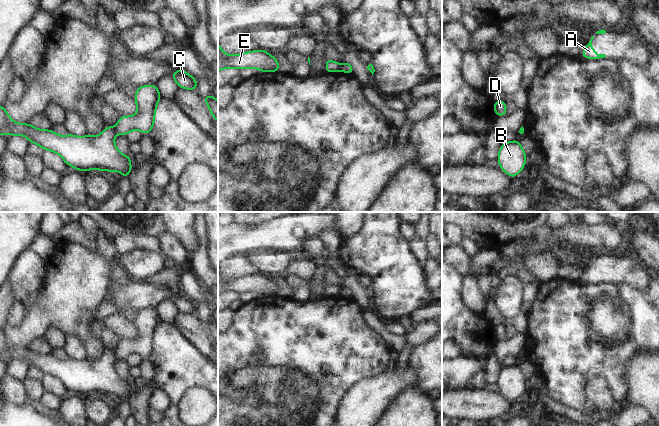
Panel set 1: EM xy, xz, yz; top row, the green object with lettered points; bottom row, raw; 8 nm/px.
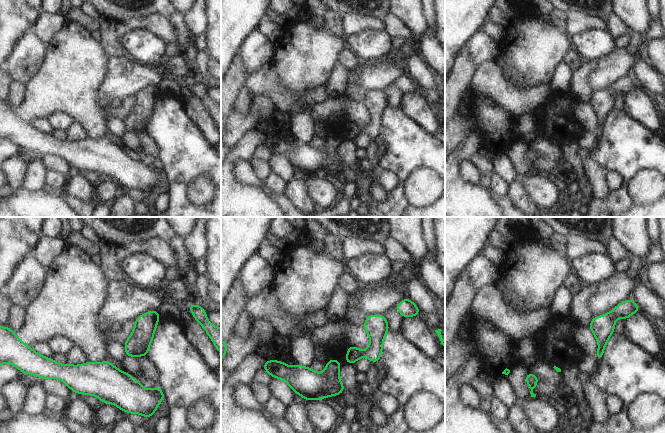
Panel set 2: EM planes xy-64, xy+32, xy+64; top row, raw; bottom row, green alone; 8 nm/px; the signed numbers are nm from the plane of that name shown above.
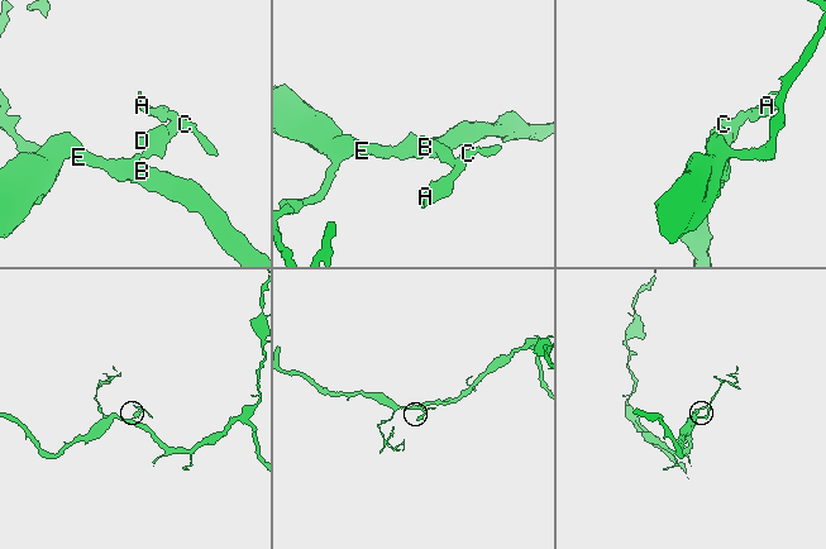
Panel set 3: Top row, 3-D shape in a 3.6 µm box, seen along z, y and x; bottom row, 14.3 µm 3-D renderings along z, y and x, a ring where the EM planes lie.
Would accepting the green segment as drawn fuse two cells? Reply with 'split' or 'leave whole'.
split

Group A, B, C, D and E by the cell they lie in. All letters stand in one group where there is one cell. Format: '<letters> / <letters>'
A C D / B E

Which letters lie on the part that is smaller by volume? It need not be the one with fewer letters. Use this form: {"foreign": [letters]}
{"foreign": ["A", "C", "D"]}

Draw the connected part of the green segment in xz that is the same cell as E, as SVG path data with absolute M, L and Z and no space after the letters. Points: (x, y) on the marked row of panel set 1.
M218 42L218 71L226 68L256 68L262 72L277 72L279 70L279 62L265 50L257 50L244 52L237 55L227 55Z

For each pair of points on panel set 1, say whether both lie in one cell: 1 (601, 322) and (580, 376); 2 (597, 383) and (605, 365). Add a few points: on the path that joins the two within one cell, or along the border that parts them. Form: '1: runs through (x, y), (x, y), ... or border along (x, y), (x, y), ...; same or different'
1: runs through (588, 335), (580, 343), (580, 363); same
2: border along (585, 385), (591, 378), (602, 376), (614, 395); different

